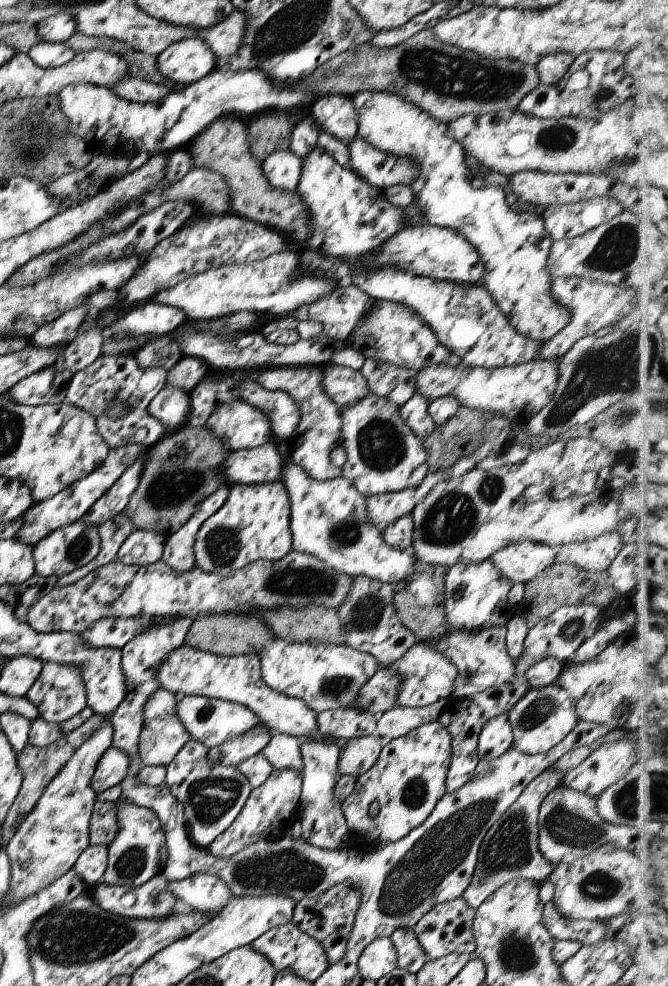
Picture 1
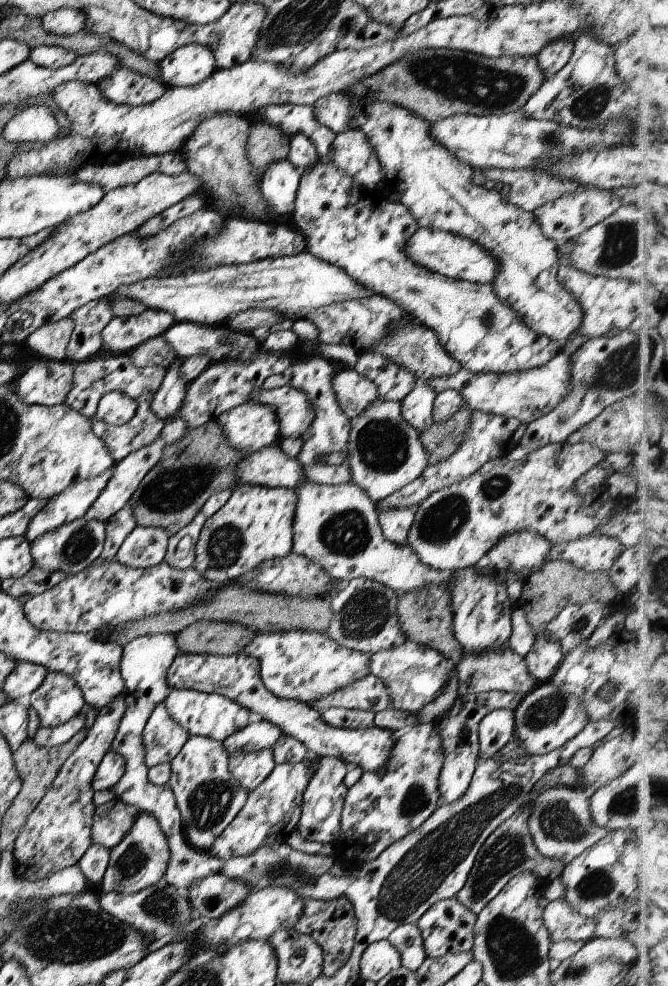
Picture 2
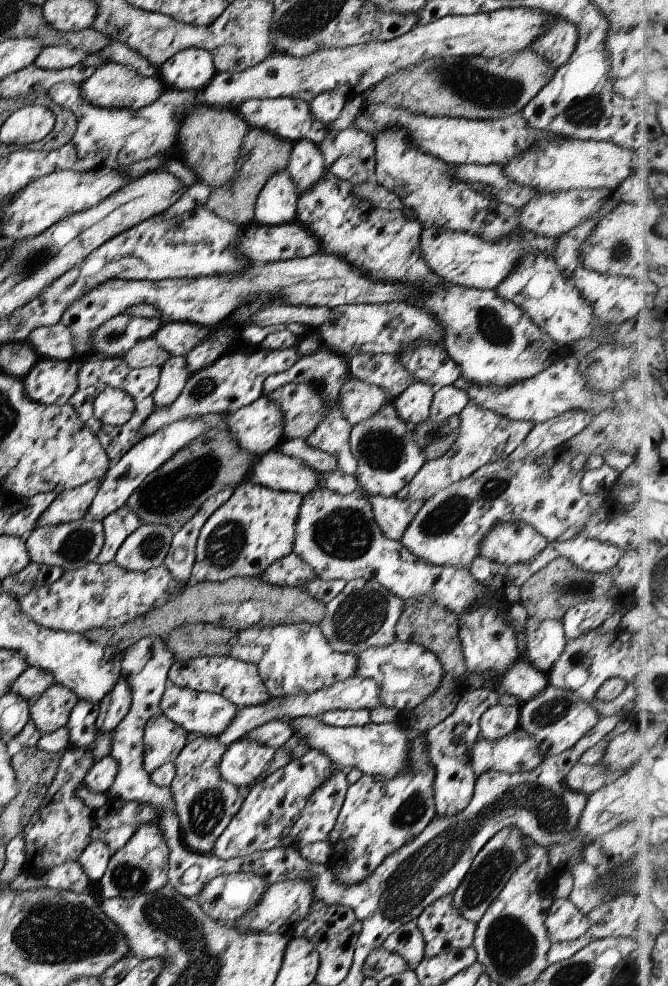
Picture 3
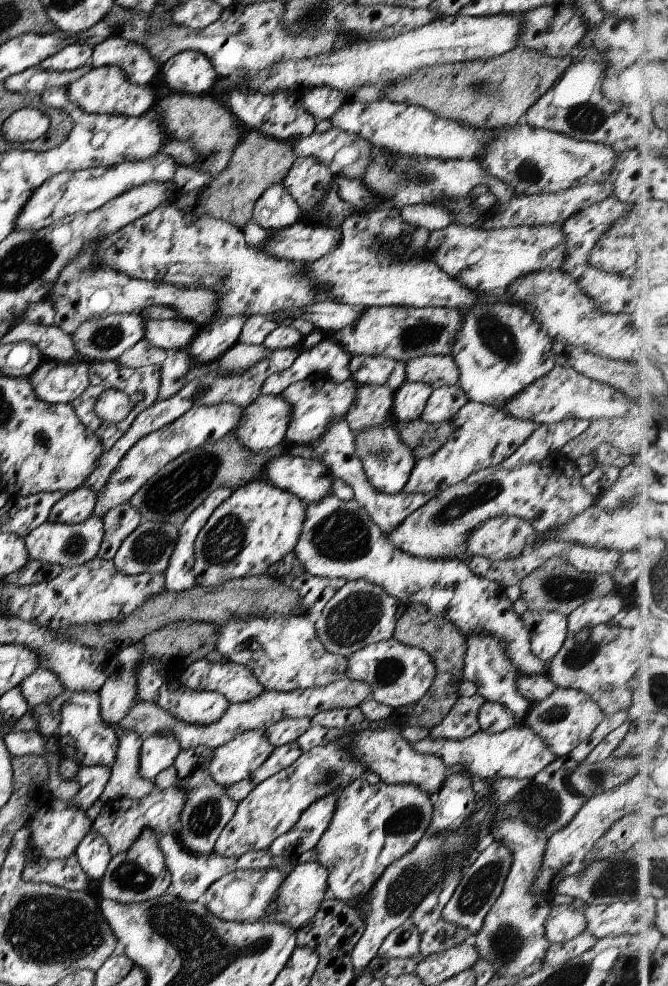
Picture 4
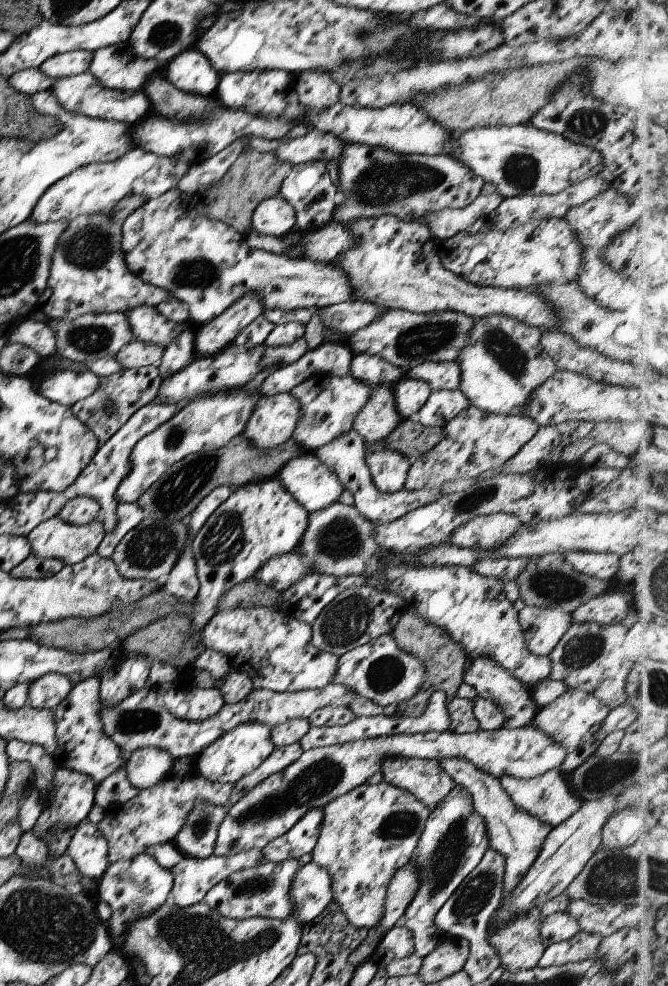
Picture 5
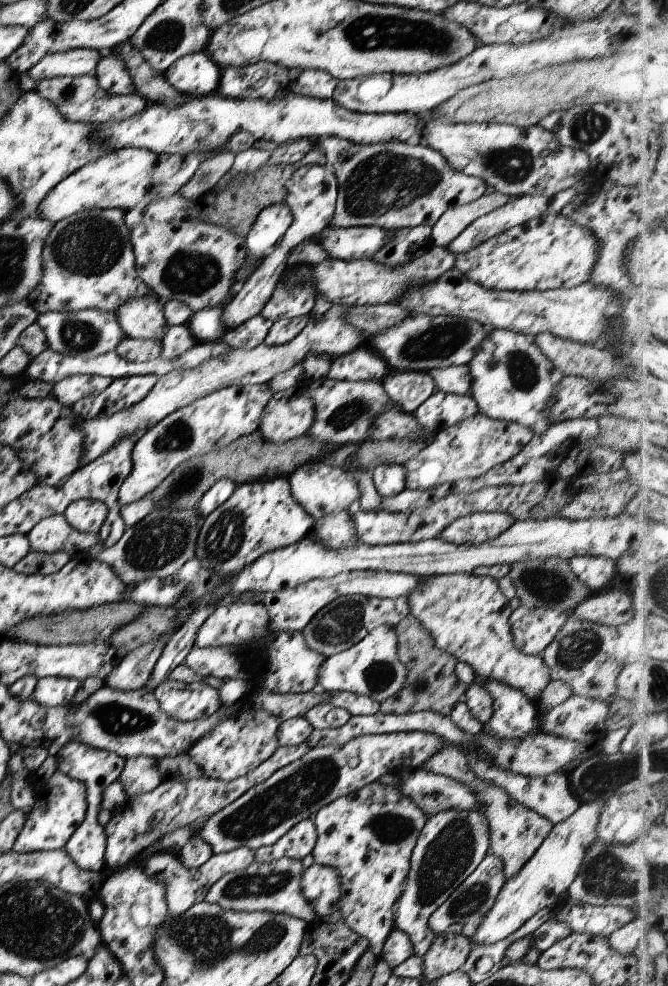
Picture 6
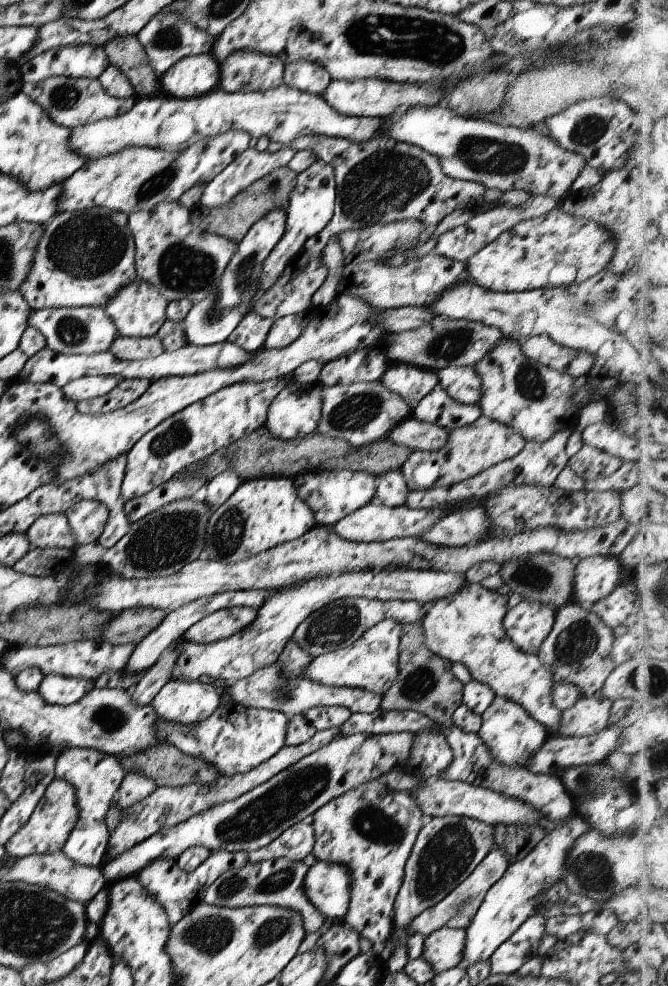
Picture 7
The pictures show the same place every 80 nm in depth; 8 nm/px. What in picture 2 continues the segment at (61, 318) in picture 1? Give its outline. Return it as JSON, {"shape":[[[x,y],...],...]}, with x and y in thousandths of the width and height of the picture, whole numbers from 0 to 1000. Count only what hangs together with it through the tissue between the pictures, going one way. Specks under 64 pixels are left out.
{"shape":[[[94,322],[81,328],[70,328],[51,335],[36,345],[40,357],[58,361],[61,364],[94,366],[99,351],[111,332],[106,322]]]}

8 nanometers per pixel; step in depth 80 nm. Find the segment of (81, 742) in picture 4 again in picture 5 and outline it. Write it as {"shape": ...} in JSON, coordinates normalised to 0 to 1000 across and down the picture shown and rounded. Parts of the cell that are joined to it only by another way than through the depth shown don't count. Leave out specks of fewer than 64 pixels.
{"shape":[[[142,687],[120,690],[76,720],[84,734],[84,753],[88,755],[81,764],[84,775],[133,786],[144,793],[142,797],[181,776],[187,776],[187,769],[181,767],[177,757],[154,742],[150,733],[148,693]]]}

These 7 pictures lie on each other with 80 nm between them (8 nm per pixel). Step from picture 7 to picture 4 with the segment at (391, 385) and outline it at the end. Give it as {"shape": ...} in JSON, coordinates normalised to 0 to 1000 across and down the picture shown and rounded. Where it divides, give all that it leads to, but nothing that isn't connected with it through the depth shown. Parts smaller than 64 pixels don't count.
{"shape":[[[606,386],[587,401],[587,425],[608,429],[629,424],[645,397],[641,389]]]}

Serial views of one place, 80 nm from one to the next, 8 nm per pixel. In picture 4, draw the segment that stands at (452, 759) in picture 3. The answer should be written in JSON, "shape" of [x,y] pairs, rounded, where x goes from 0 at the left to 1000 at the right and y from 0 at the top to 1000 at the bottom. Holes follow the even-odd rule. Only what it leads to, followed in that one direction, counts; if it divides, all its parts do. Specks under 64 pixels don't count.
{"shape":[[[714,703],[702,707],[686,707],[657,734],[641,740],[644,749],[663,749],[672,752],[689,752],[704,747],[717,740],[713,724],[716,718],[728,710]],[[696,784],[669,785],[660,797],[650,803],[642,845],[684,840],[708,824],[713,807],[707,793]]]}

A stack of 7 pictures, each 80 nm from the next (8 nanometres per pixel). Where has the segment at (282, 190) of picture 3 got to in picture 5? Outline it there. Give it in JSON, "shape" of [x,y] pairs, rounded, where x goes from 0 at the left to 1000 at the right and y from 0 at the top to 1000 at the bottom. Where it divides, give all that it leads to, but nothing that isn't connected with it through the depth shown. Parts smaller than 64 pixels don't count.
{"shape":[[[421,198],[386,205],[374,219],[374,229],[388,237],[422,240],[437,233],[443,221],[440,211]]]}

